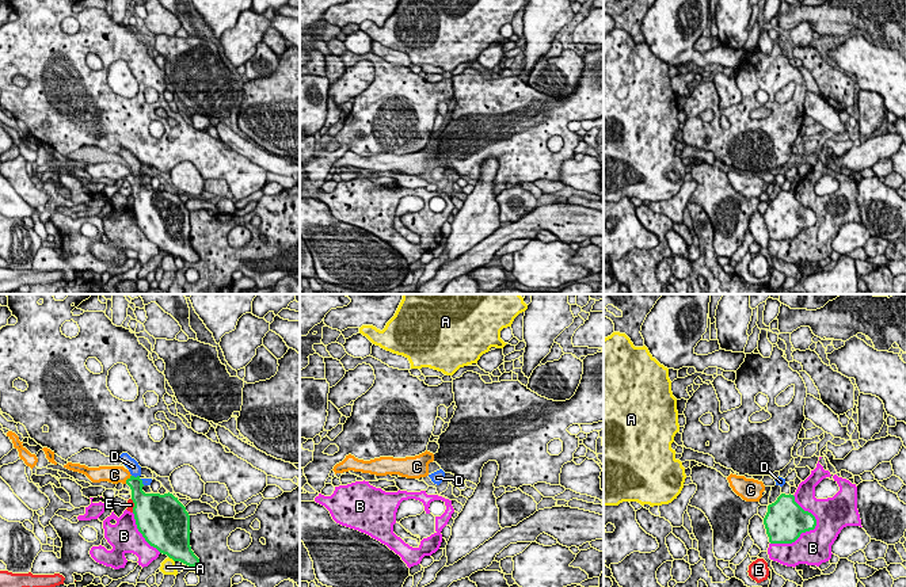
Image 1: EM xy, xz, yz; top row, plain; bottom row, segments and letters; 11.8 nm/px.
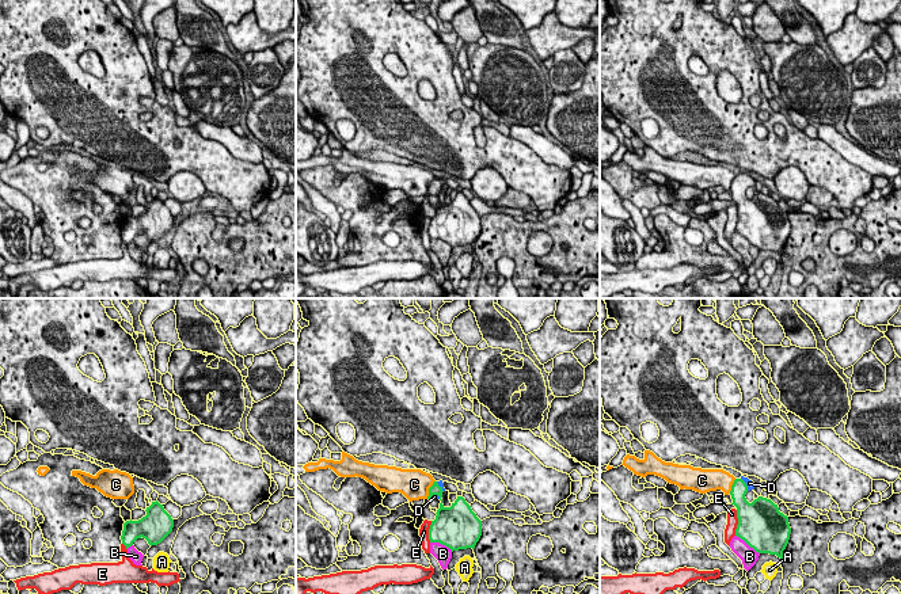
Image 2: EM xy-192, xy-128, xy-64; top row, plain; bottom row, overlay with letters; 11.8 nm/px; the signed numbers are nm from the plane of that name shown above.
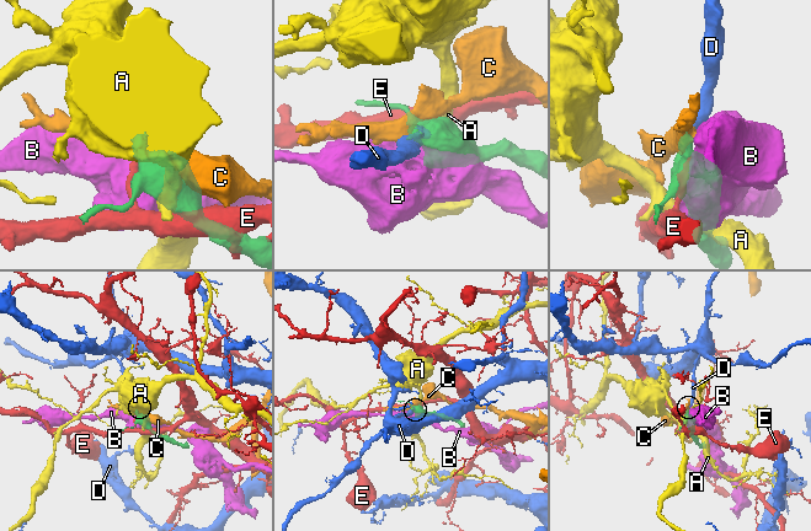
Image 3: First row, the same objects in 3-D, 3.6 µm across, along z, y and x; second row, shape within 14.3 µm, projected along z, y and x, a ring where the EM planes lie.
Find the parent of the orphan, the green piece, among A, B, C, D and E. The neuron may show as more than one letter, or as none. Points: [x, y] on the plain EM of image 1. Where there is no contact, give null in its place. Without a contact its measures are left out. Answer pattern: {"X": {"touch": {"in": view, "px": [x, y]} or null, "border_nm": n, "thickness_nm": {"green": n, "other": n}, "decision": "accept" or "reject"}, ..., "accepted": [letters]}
{"A": {"touch": {"in": "xy", "px": [171, 254]}, "border_nm": 110, "thickness_nm": {"green": 440, "other": 160}, "decision": "reject"}, "B": {"touch": {"in": "yz", "px": [810, 225]}, "border_nm": 650, "thickness_nm": {"green": 380, "other": 420}, "decision": "reject"}, "C": {"touch": {"in": "xy", "px": [128, 175]}, "border_nm": 130, "thickness_nm": {"green": 180, "other": 200}, "decision": "reject"}, "D": {"touch": {"in": "xy", "px": [137, 172]}, "border_nm": 100, "thickness_nm": {"green": 180, "other": 140}, "decision": "accept"}, "E": {"touch": {"in": "xy", "px": [134, 202]}, "border_nm": 160, "thickness_nm": {"green": 480, "other": 90}, "decision": "reject"}, "accepted": ["D"]}

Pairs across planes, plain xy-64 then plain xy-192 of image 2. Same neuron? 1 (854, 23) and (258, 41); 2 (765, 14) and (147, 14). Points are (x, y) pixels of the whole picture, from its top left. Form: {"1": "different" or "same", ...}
{"1": "same", "2": "different"}

